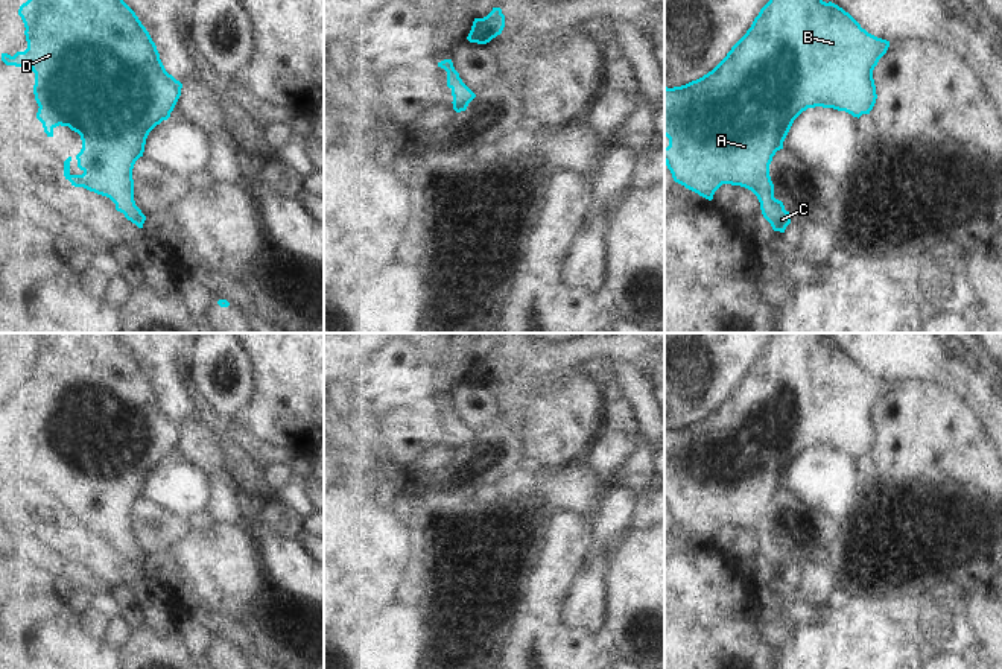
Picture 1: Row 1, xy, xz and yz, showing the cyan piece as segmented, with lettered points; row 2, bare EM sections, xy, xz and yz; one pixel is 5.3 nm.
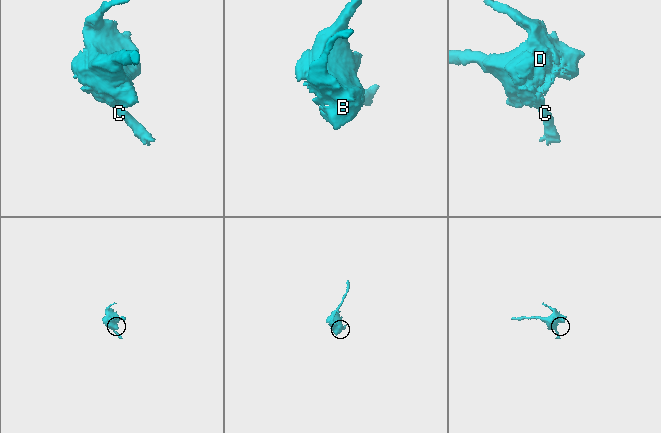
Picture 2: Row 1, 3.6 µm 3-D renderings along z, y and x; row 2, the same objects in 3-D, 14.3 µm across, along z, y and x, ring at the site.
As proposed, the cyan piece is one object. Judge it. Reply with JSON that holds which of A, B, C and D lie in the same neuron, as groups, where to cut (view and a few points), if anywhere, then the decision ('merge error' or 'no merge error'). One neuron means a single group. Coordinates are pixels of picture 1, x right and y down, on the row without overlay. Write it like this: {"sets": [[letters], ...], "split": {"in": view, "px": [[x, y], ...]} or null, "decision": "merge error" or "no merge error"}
{"sets": [["A", "B", "C", "D"]], "split": null, "decision": "no merge error"}

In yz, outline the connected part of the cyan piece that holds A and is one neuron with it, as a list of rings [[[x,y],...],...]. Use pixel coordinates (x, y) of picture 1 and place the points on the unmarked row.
[[[771,333],[769,342],[760,350],[747,374],[731,388],[727,397],[707,415],[681,427],[664,427],[664,476],[669,479],[669,487],[664,488],[664,503],[672,514],[675,523],[712,541],[715,532],[722,525],[740,526],[751,531],[759,543],[763,558],[771,564],[774,572],[785,573],[791,564],[792,555],[785,550],[782,541],[774,538],[774,525],[769,517],[769,505],[777,491],[783,490],[783,482],[794,461],[807,449],[823,447],[845,452],[853,458],[870,455],[877,435],[873,420],[873,411],[879,400],[886,394],[889,382],[868,374],[861,365],[842,348],[823,341],[823,333]]]

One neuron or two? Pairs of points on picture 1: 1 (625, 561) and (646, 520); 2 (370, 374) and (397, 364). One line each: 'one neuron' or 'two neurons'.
1: two neurons
2: one neuron

